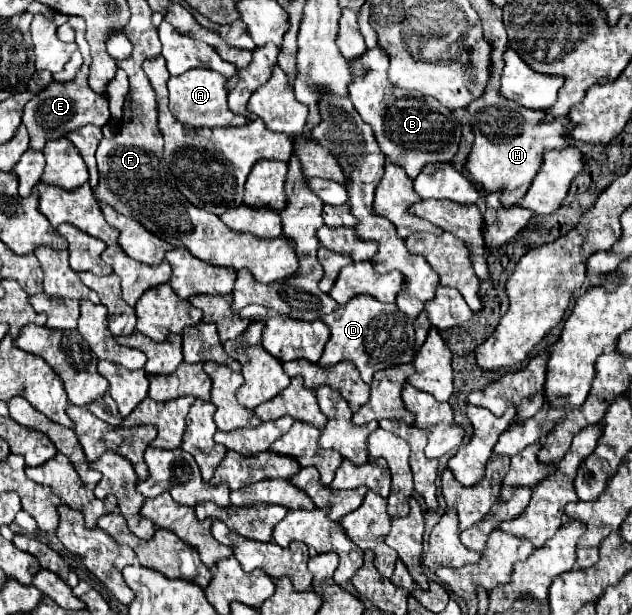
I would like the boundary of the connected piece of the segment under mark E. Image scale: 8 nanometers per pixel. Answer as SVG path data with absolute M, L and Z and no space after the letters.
M70 17L70 27L76 31L76 43L78 43L78 49L80 53L84 55L84 63L80 67L80 71L76 73L76 77L72 81L66 81L66 83L58 83L58 81L52 81L40 95L38 99L38 105L26 105L26 119L22 121L24 127L28 129L28 135L30 135L30 149L34 151L42 151L44 149L44 143L50 141L50 139L60 139L62 135L66 135L68 131L80 127L80 125L86 125L86 123L92 123L92 125L98 125L98 127L104 127L110 119L110 113L108 113L108 99L104 95L98 95L94 93L90 87L88 87L88 65L90 65L90 53L88 53L88 43L85 39L85 21L82 17Z

